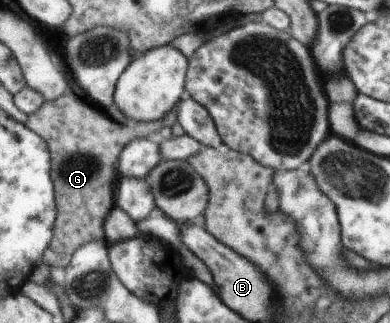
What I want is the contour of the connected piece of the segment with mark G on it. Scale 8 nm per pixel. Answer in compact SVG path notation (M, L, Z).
M70 91L63 92L51 102L45 102L34 114L28 115L25 126L32 129L37 136L42 137L53 148L53 180L57 180L57 200L55 204L55 225L49 245L49 252L45 252L44 263L53 268L65 268L68 266L76 248L91 242L101 241L103 238L103 218L113 206L113 192L111 186L115 182L115 162L118 162L120 152L124 146L136 137L145 137L147 134L159 130L163 126L171 127L176 121L177 108L171 108L161 120L149 120L149 122L113 122L105 118L103 114L91 110L83 102L79 102Z

